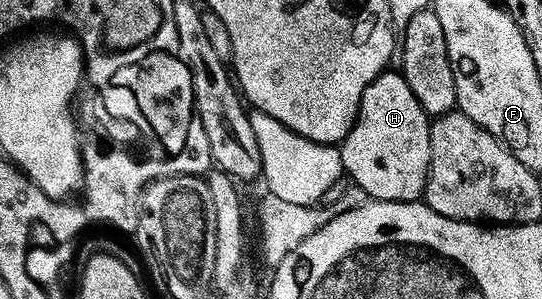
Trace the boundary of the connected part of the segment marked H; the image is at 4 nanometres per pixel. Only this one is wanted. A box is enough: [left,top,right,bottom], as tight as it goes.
[342,71,431,202]

